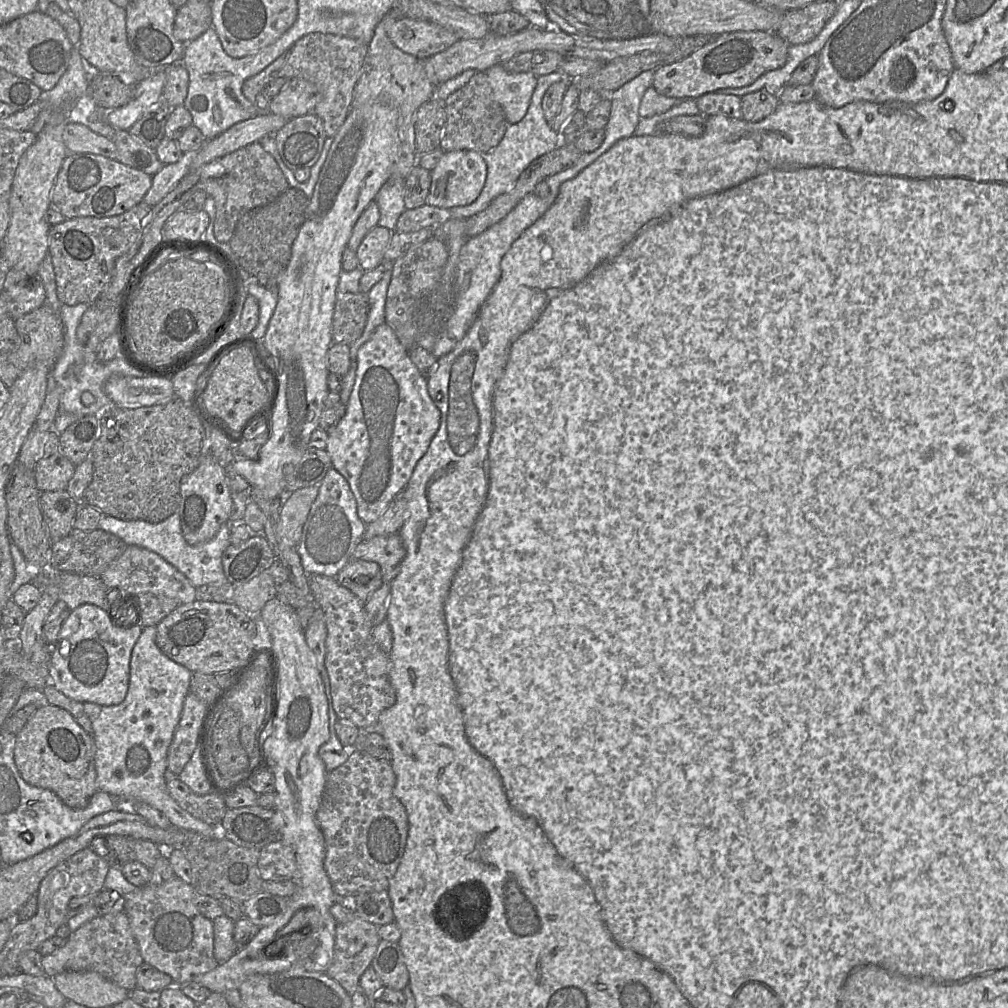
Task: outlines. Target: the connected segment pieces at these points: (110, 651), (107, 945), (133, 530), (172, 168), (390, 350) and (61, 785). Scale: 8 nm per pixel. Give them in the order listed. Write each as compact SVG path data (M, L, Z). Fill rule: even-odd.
M83 604L70 611L64 621L58 641L51 648L49 679L66 697L101 706L121 703L127 694L130 677L130 659L133 647L143 627L122 617L114 621L112 615L92 604Z
M125 911L93 918L71 932L63 947L42 957L43 968L52 978L70 970L97 972L129 992L136 987L136 972L143 962Z
M178 512L159 523L143 520L127 521L103 515L98 528L121 538L128 546L138 546L158 554L183 573L195 588L229 585L222 566L223 552L230 544L231 526L228 523L224 523L211 540L201 545L189 545L186 542L182 534Z
M183 153L178 162L164 165L152 177L152 186L145 195L143 202L152 208L161 202L178 185L181 179L190 172L191 164L195 160L197 153Z
M386 323L379 325L371 337L359 348L357 352L355 383L346 405L346 413L337 424L327 430L328 438L325 448L331 458L333 468L346 479L356 500L357 514L365 525L376 521L385 512L395 496L401 493L407 486L418 461L427 452L439 425L440 411L430 397L426 377L420 373L418 368L411 361L408 355L408 350L401 344L391 327L389 327Z
M47 704L38 707L14 741L14 761L23 780L31 786L52 791L66 806L85 808L98 791L92 735L66 710Z

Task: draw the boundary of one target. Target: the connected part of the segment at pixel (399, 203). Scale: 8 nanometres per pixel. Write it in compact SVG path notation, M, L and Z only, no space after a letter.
M390 177L381 186L375 198L380 213L378 225L396 231L397 220L406 209L403 195L404 180L400 178Z

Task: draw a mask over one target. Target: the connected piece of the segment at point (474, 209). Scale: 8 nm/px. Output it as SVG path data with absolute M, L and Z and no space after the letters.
M558 70L537 77L537 86L533 92L529 108L524 118L518 123L509 123L500 143L490 151L481 153L487 170L486 181L481 193L471 204L450 208L449 211L453 219L465 219L485 210L495 198L509 192L515 186L520 175L533 161L552 150L566 145L561 134L554 131L551 128L551 122L545 118L542 98L545 91L553 83L559 81L568 82L569 80L569 77Z

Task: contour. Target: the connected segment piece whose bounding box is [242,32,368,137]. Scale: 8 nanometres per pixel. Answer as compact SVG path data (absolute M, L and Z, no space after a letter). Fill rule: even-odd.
M318 32L307 34L300 38L287 53L274 60L258 75L246 80L243 84L242 92L251 103L255 104L256 97L262 94L264 87L271 80L277 78L300 78L309 81L315 84L321 93L321 100L316 104L313 114L322 121L327 137L332 137L343 124L349 112L353 92L359 80L367 53L368 45L356 39Z

